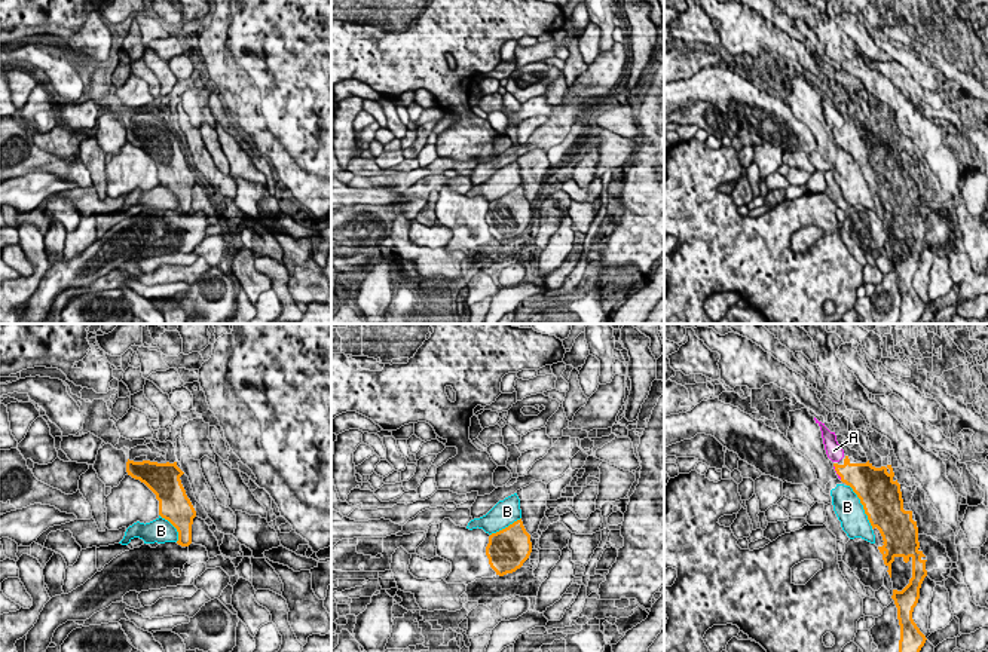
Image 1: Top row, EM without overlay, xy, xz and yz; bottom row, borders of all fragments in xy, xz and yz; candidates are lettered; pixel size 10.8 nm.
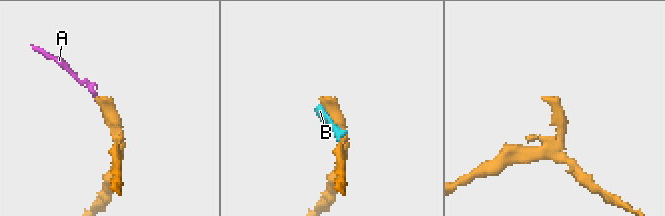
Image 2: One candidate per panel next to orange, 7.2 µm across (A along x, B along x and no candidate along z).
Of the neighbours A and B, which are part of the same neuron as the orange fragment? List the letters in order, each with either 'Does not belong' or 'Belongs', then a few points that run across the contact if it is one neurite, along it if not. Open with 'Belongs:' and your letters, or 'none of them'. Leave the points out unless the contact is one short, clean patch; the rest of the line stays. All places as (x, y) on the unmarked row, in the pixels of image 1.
Belongs: A
A: Belongs
B: Does not belong

